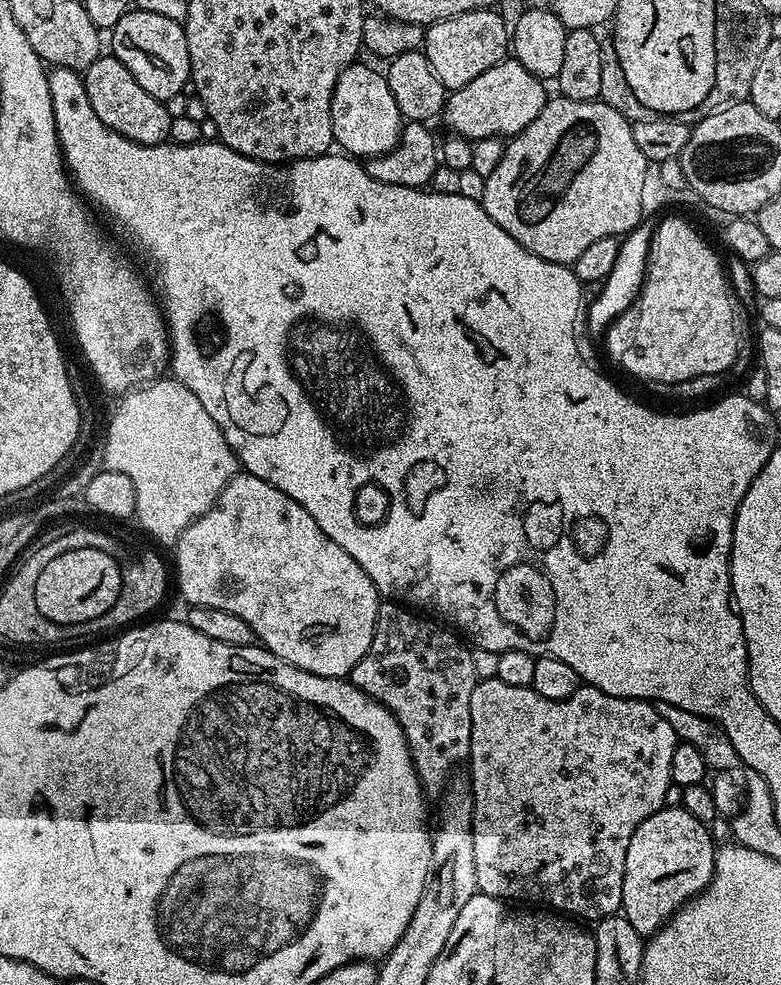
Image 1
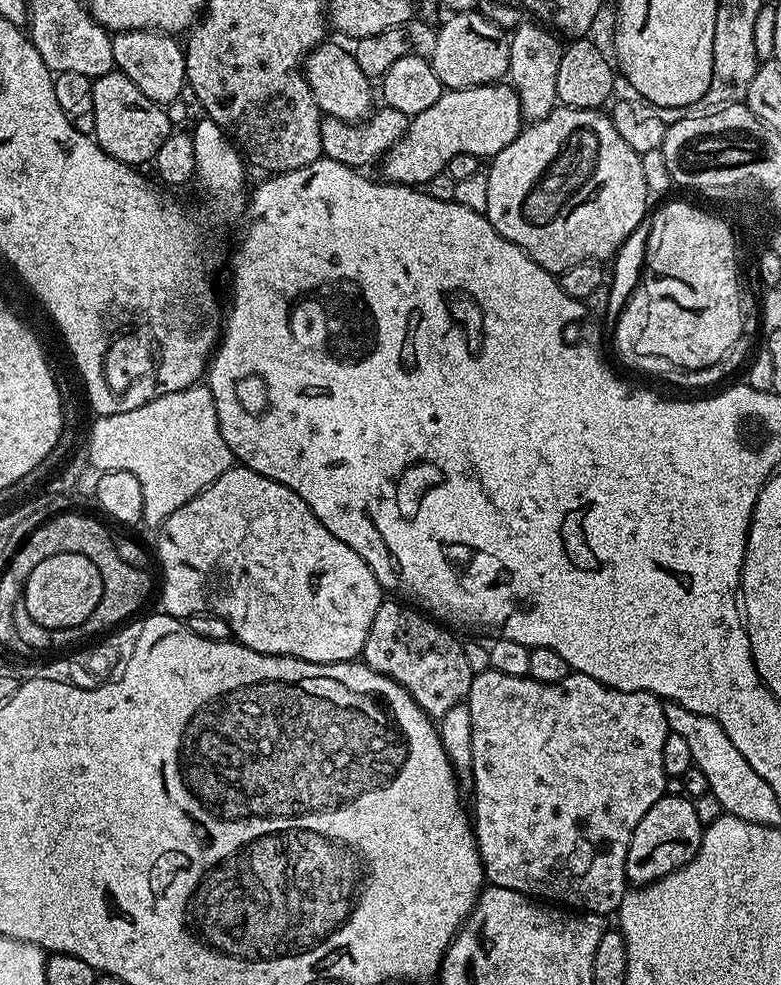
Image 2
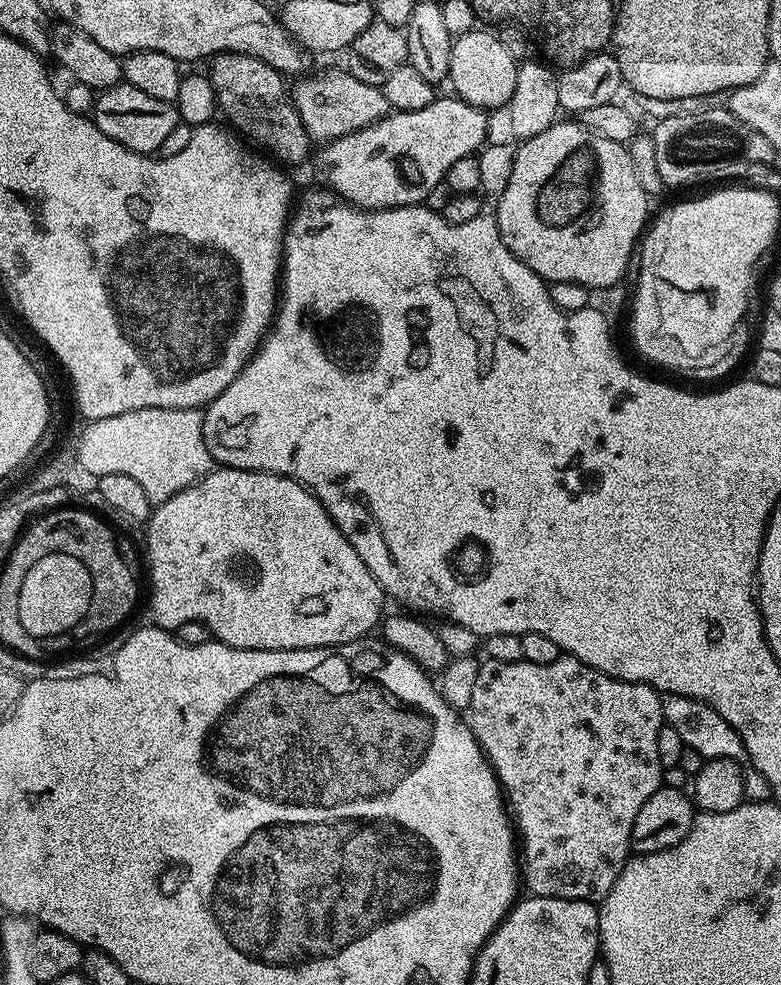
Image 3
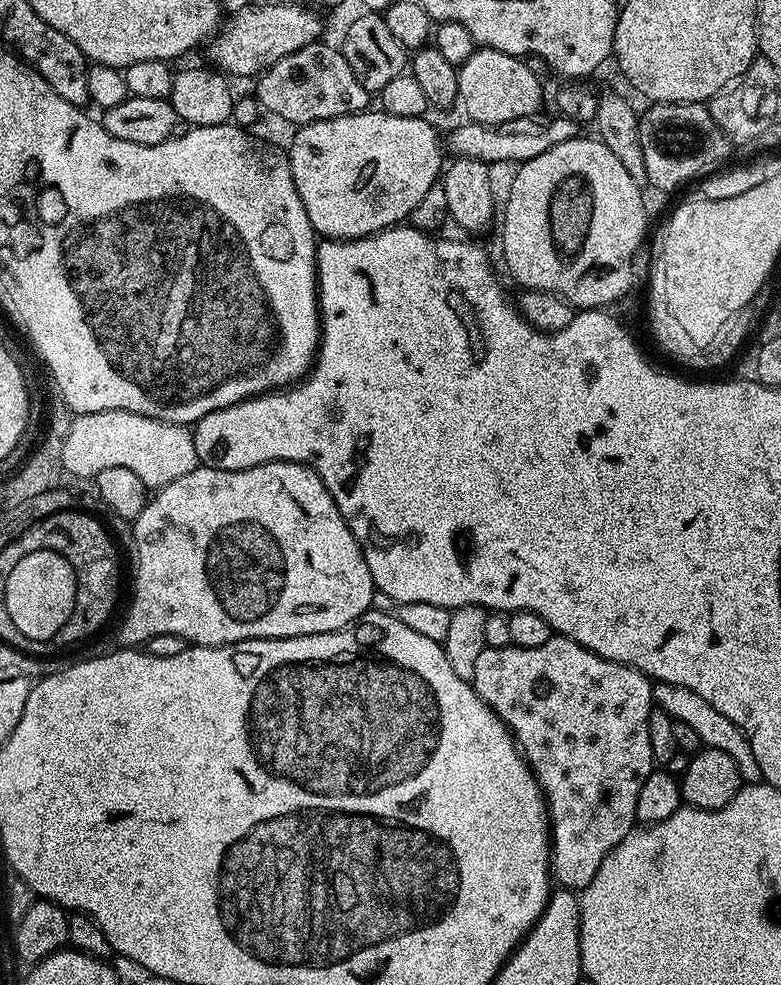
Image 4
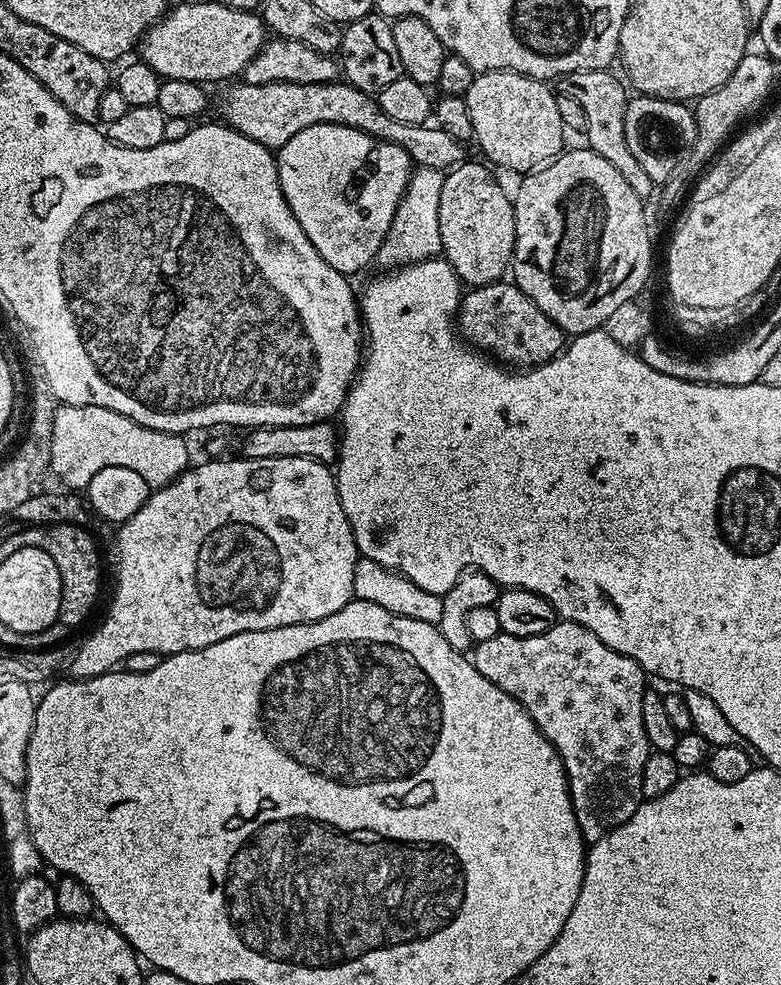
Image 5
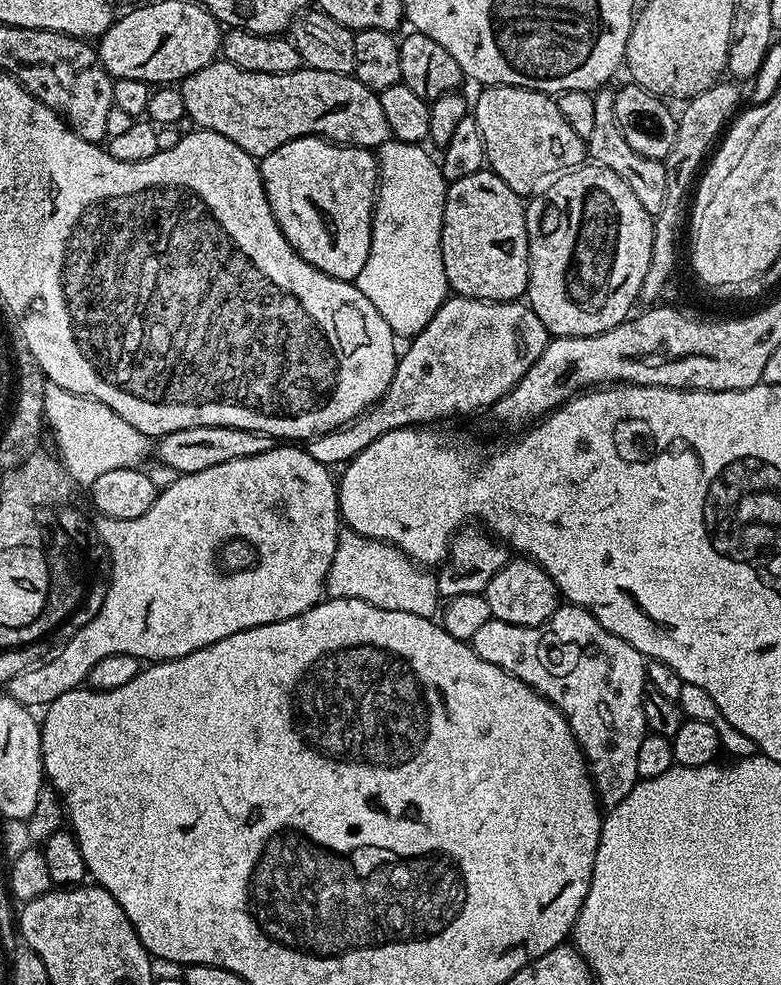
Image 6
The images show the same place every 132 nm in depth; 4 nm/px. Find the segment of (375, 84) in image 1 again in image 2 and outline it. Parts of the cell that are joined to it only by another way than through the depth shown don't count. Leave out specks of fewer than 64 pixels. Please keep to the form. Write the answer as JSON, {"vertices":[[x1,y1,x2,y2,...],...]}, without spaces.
{"vertices":[[325,42,313,48,304,62,304,76,314,94,314,102,318,102,324,116,359,122,373,111,373,81,366,74,362,74,362,66,358,66,355,55,349,49,347,52,342,45]]}

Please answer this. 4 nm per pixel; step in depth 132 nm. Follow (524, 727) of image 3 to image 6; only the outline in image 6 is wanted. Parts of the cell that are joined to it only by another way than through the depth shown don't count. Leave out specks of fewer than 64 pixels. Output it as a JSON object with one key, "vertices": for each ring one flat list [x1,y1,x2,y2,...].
{"vertices":[[564,602,549,620,538,626,518,626,501,620,487,620,474,633,470,643,478,658,486,658,486,662,529,684,539,696,545,696,568,719,570,730,588,761,588,771,596,786,596,799,605,809,618,806,618,802,622,802,622,798,626,798,626,794,634,790,636,781,641,779,638,774,638,746,642,746,642,738,646,735,642,714,646,657,634,650,630,642,610,634,610,630,606,630,606,626,602,626,602,622,598,622,598,618,594,618,594,614,588,609]]}

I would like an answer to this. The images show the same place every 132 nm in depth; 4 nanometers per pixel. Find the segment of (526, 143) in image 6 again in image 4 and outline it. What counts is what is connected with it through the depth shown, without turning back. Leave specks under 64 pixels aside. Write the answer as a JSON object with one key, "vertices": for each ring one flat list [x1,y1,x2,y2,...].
{"vertices":[[477,47,458,68,459,99,464,100,468,111,467,119,478,124,497,125,510,122,514,118,535,116,540,108,541,77,527,69,525,61,518,56,511,56,493,48]]}

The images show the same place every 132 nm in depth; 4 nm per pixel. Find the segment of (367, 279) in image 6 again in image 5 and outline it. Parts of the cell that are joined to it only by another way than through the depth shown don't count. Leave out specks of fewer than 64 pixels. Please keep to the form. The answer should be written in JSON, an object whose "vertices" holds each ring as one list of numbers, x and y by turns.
{"vertices":[[417,167,408,179,408,188,400,199,394,222,386,234,375,263,385,264,388,270,406,264,417,264,419,260,430,260,441,255,442,234,438,234,438,201,442,199,442,182,445,173,439,168]]}

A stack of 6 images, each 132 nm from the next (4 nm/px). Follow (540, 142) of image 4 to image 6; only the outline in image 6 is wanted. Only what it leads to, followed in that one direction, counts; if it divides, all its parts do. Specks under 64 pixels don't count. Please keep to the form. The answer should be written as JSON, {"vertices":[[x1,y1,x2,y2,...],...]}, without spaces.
{"vertices":[[217,58,210,66,202,66,202,70,179,81,178,89,185,103,187,119,192,119,197,129,222,134,230,138,230,142,242,146,246,154,257,158,263,158,278,150,278,146,286,146,286,142,303,136,322,136,334,144,351,144,353,148,373,150,378,150,386,141,393,139,379,95,362,86,355,75,347,72,334,74,330,70,302,66,290,74,262,74,242,70,229,60]]}

